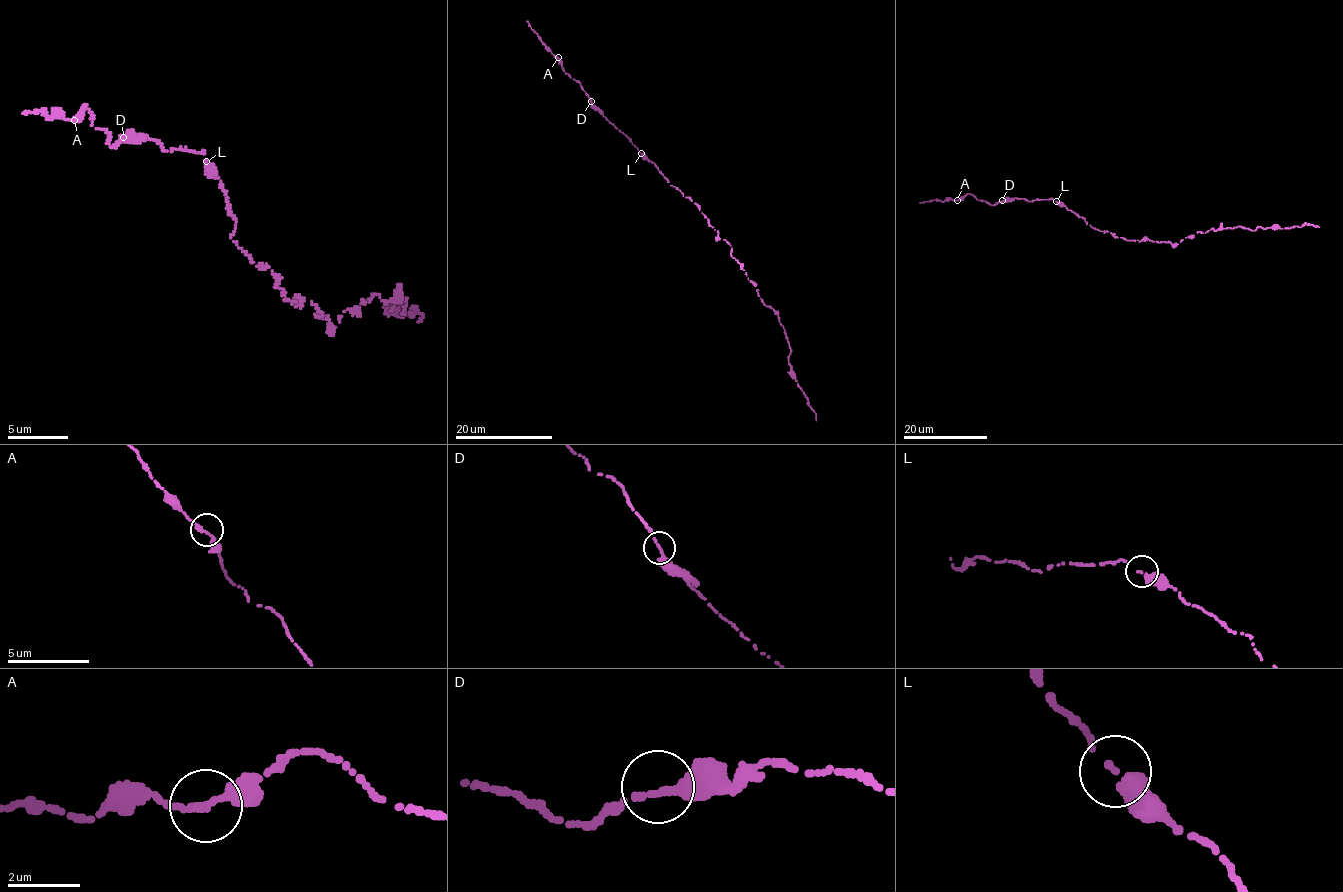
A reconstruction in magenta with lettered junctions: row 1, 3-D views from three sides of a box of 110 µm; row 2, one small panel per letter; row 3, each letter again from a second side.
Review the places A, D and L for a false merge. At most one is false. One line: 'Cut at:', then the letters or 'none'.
Cut at: none

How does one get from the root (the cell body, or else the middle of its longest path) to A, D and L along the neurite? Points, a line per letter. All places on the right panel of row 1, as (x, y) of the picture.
A: (1114, 236), (1111, 232), (1095, 229), (1053, 199), (1028, 201), (1013, 198), (991, 205), (968, 193), (957, 200)
D: (1114, 236), (1111, 232), (1095, 229), (1053, 199), (1002, 200)
L: (1114, 236), (1111, 232), (1095, 229), (1057, 201)

